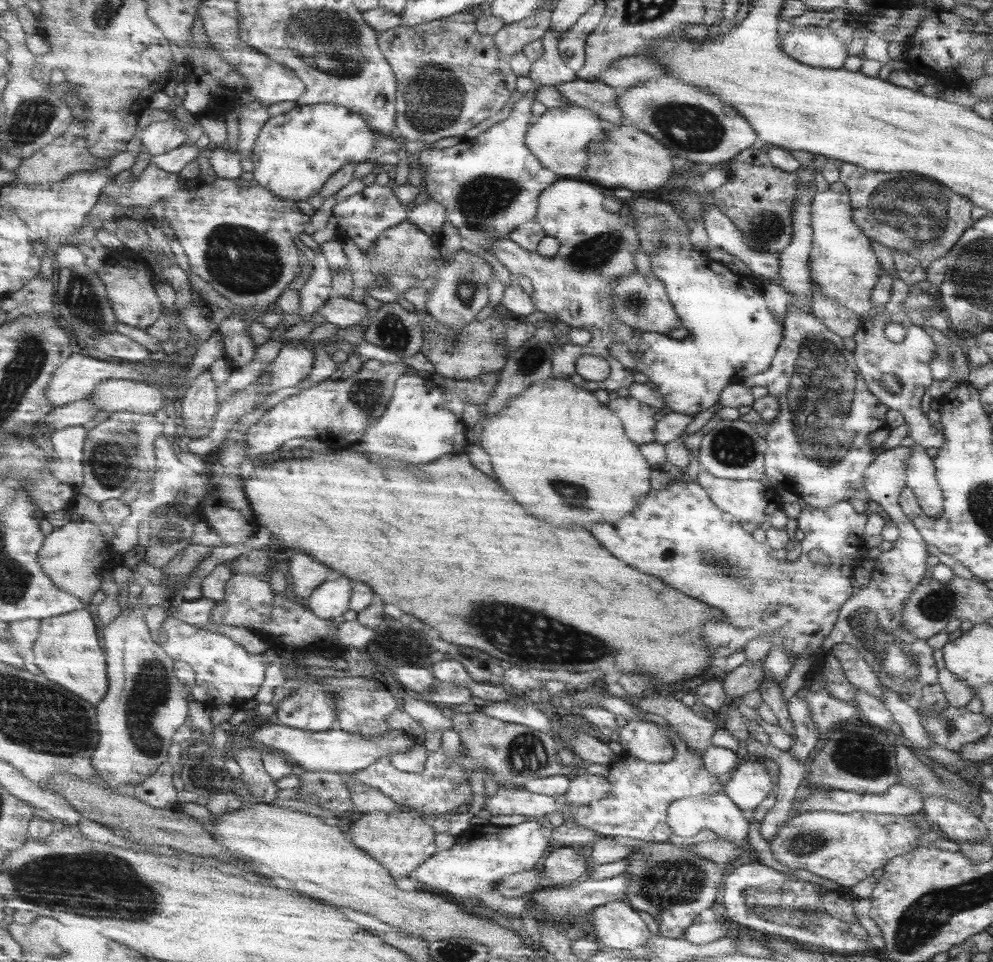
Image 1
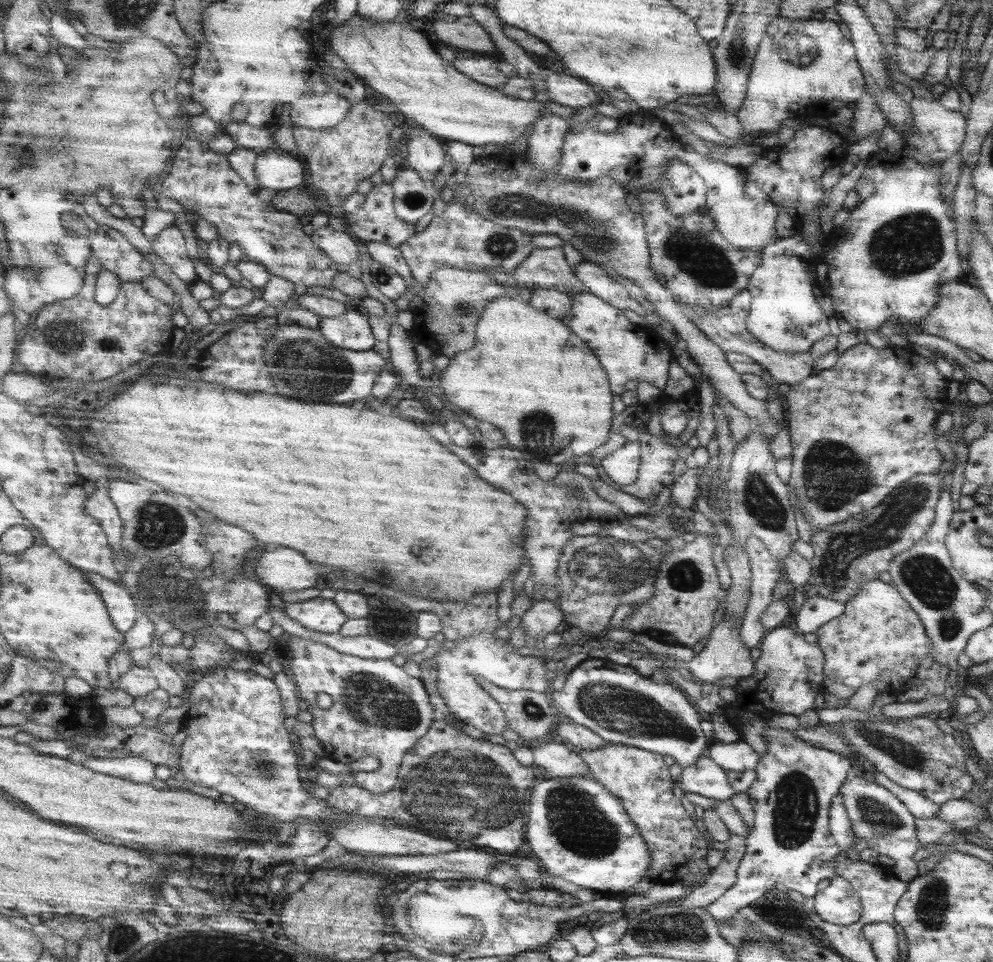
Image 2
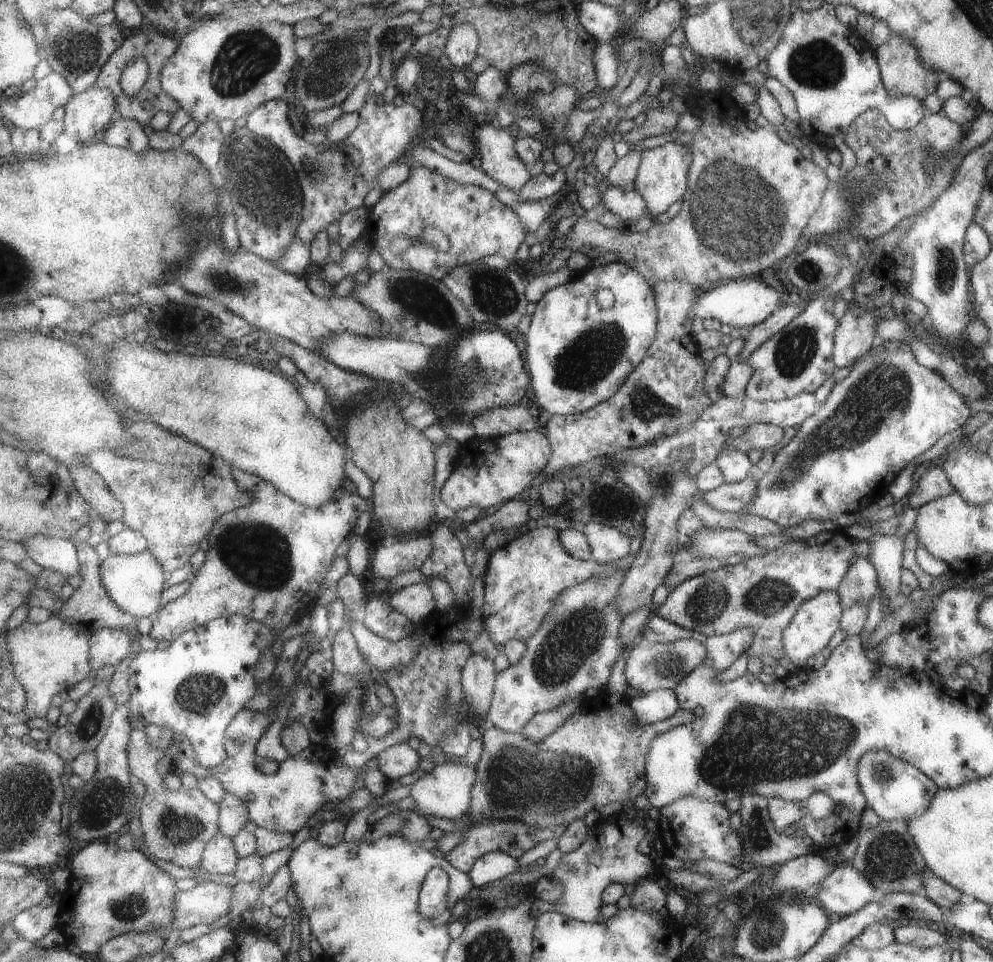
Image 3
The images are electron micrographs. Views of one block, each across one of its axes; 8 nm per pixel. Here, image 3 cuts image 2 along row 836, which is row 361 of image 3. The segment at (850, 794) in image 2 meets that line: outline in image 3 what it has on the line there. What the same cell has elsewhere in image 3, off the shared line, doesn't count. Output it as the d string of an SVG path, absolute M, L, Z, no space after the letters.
M875 342L873 348L863 354L861 358L855 360L853 364L853 370L833 386L833 390L829 392L829 396L825 398L823 404L819 404L819 408L807 416L795 430L795 436L783 446L783 448L777 448L775 456L773 456L773 464L771 464L771 470L767 470L767 474L763 474L757 482L757 488L755 488L755 496L749 500L747 508L745 510L739 510L743 514L751 514L751 516L759 516L759 518L765 518L765 520L771 520L783 528L789 528L789 526L799 526L803 520L831 520L835 522L841 514L857 514L857 512L863 512L865 508L869 508L871 504L877 504L879 498L883 498L887 494L887 488L893 484L895 476L899 474L899 470L903 470L915 456L923 454L925 450L929 450L943 434L951 432L951 430L957 430L963 426L963 422L969 418L969 406L965 404L963 396L953 390L949 384L945 384L945 380L935 372L935 370L927 370L923 366L919 366L909 350L909 344L907 342Z

